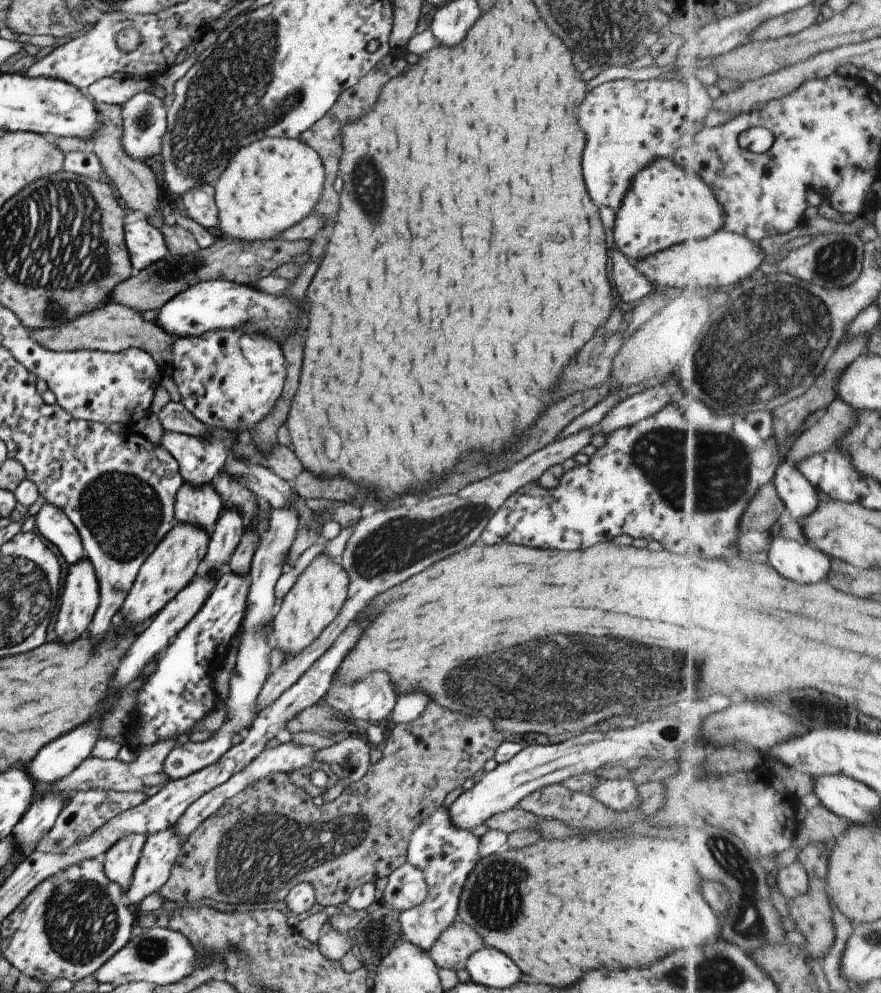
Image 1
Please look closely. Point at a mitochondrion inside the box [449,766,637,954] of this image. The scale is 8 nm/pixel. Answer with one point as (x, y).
(488, 904)

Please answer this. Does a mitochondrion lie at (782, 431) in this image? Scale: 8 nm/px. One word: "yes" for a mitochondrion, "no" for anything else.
no

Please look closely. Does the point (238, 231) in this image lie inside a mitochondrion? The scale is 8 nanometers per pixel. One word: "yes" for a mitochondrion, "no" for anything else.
no

